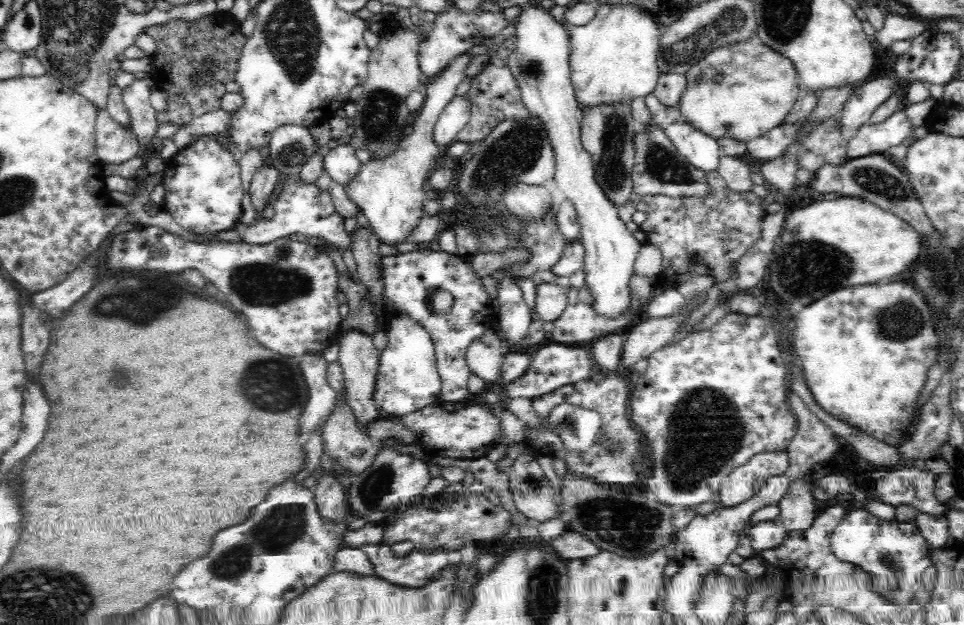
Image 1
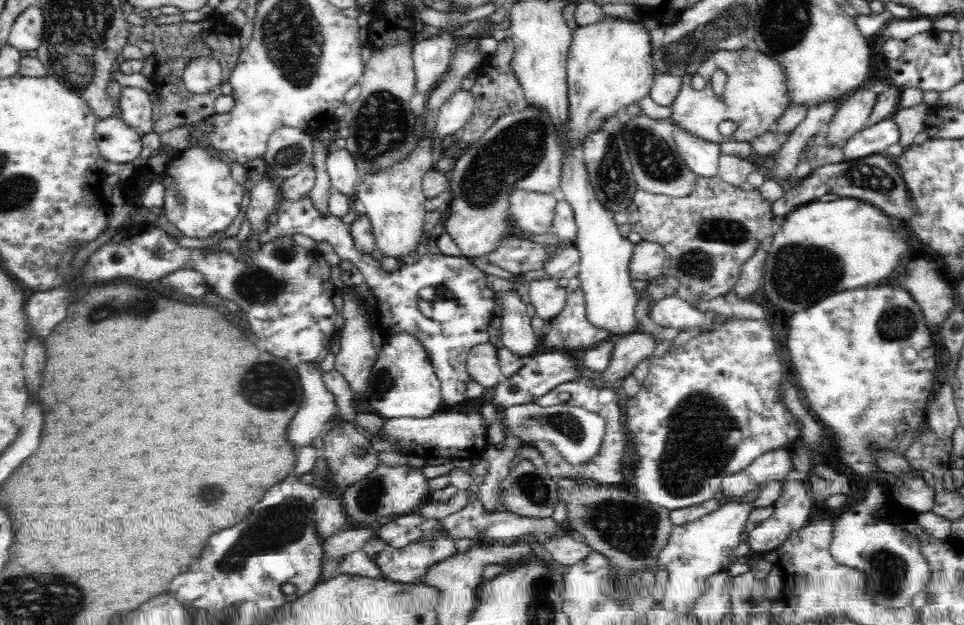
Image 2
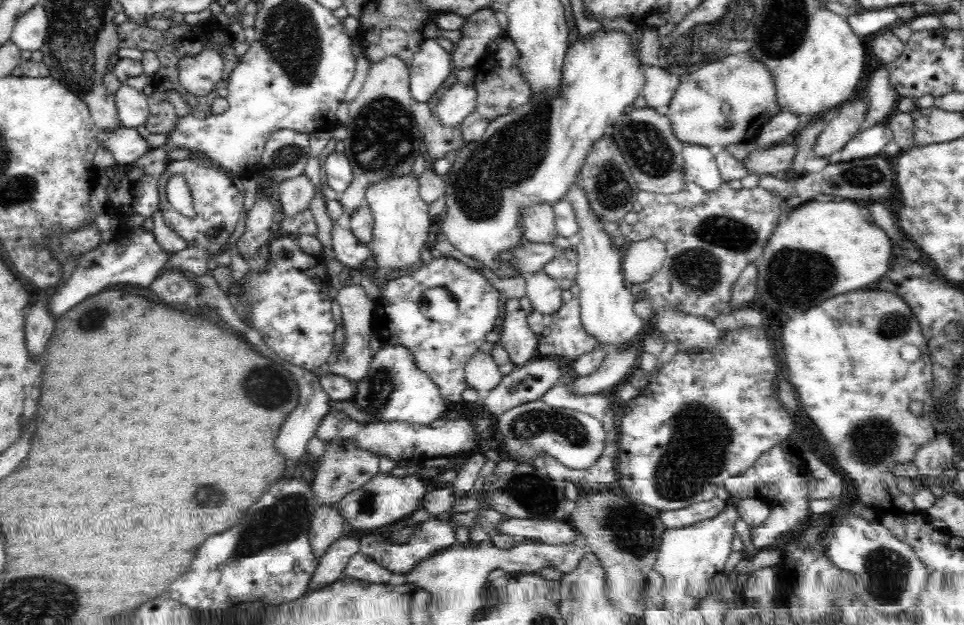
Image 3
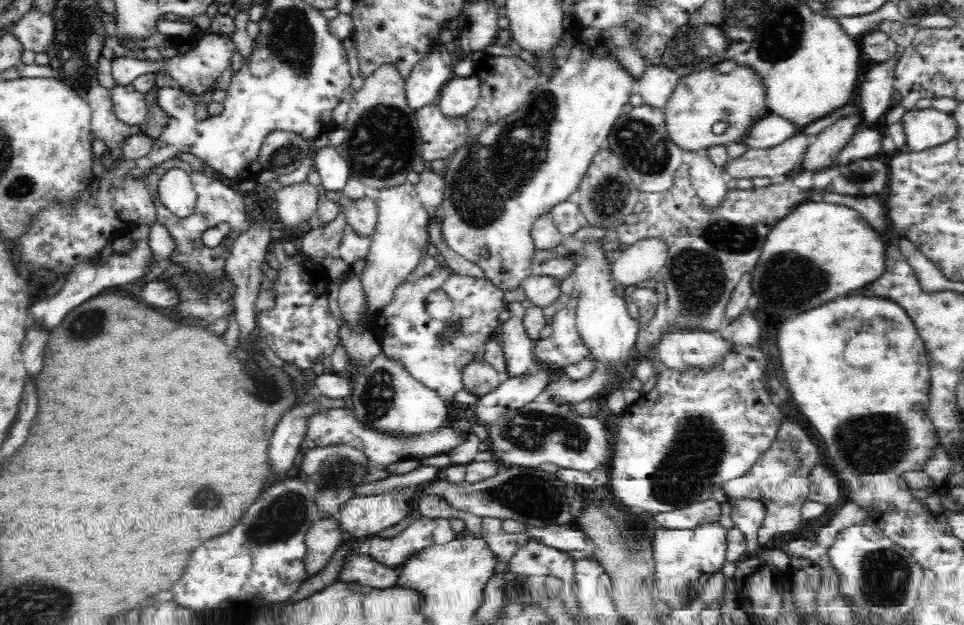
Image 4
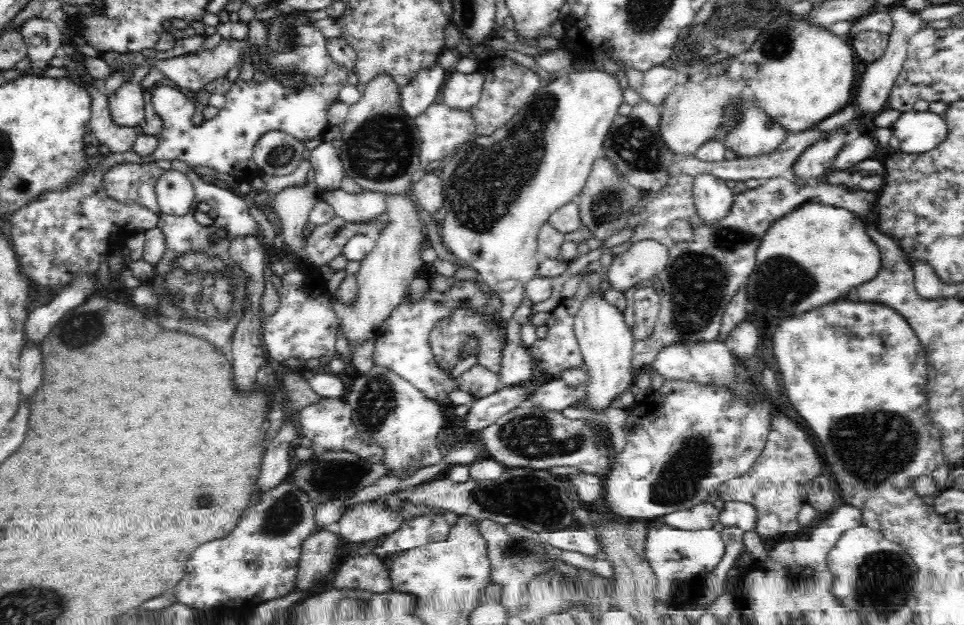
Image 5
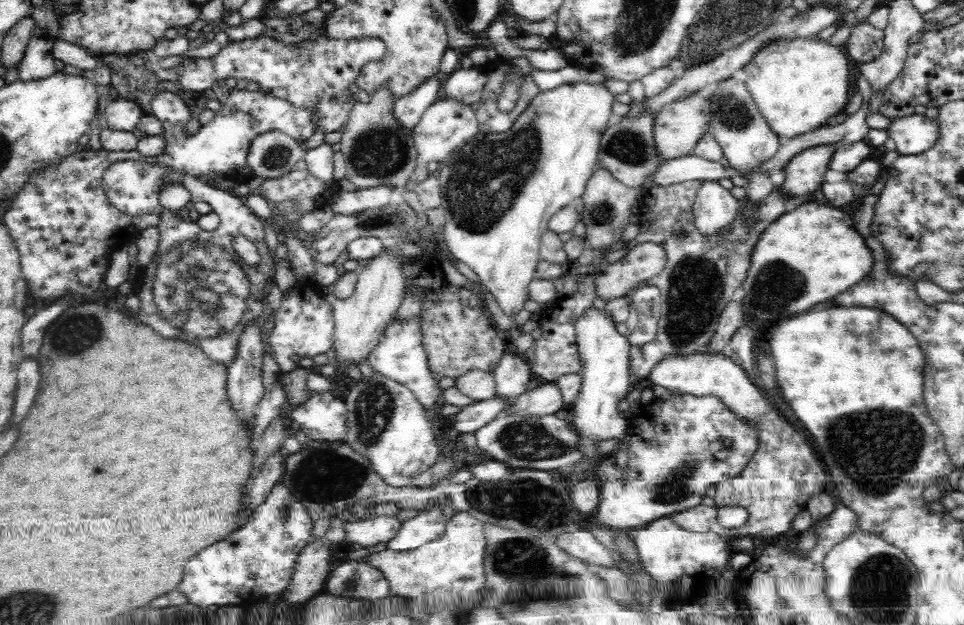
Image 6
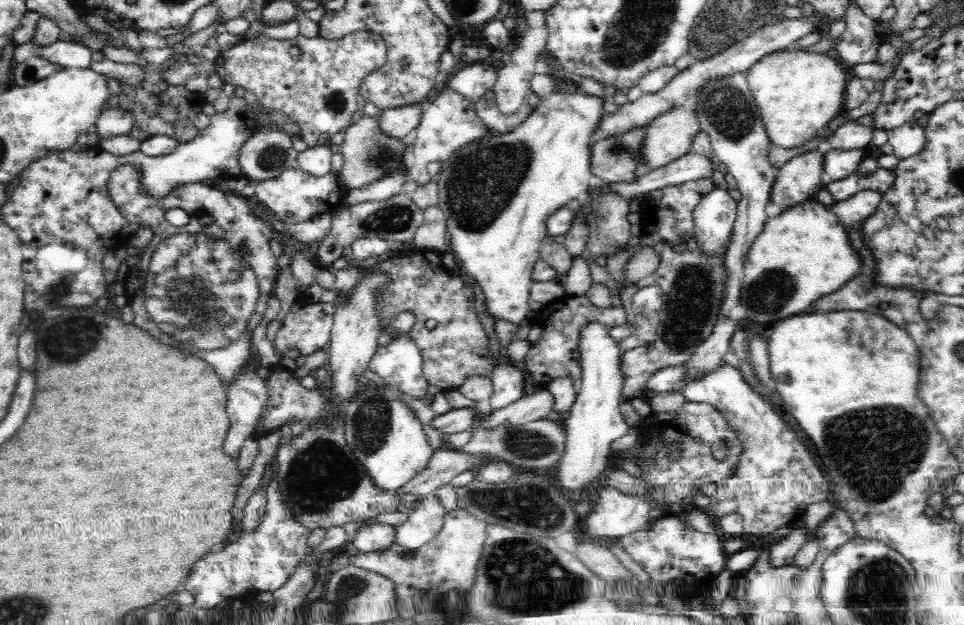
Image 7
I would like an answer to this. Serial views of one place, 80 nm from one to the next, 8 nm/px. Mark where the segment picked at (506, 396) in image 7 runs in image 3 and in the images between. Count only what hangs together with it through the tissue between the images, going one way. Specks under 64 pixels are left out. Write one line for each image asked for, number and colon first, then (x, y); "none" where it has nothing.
3: (517, 338)
4: (518, 349)
5: (516, 366)
6: (512, 374)

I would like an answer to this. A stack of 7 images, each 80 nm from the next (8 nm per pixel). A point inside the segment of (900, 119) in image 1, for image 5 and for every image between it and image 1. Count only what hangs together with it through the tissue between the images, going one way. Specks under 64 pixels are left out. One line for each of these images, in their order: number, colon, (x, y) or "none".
2: (874, 140)
3: (870, 143)
4: (866, 143)
5: (857, 147)

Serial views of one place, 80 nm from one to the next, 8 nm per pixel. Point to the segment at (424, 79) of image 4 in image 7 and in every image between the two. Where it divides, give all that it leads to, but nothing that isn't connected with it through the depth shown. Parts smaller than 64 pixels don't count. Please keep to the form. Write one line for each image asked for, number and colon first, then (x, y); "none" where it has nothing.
5: (415, 98)
6: (408, 109)
7: (396, 123)

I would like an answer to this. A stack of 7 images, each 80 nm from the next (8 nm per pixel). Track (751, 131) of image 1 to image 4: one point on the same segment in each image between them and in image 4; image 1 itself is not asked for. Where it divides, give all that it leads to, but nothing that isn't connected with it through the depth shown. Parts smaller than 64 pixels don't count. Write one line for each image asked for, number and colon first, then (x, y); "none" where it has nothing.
2: (754, 97)
3: (739, 93)
4: (699, 100)

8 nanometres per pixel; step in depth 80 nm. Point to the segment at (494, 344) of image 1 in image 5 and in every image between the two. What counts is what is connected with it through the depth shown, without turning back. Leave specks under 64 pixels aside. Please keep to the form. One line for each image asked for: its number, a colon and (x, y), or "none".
2: (483, 366)
3: (481, 373)
4: (478, 377)
5: (478, 381)

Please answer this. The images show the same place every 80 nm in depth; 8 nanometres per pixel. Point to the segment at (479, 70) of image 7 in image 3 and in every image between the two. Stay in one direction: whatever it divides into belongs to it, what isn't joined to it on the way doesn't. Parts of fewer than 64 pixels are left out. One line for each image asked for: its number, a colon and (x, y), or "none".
3: (455, 102)
4: (459, 95)
5: (461, 91)
6: (465, 85)

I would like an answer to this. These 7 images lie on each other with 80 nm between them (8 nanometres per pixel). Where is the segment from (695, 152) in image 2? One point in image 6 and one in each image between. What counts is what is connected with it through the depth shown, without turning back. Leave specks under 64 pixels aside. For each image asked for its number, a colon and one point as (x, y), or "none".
3: (700, 164)
4: (709, 182)
5: (713, 199)
6: (715, 207)

